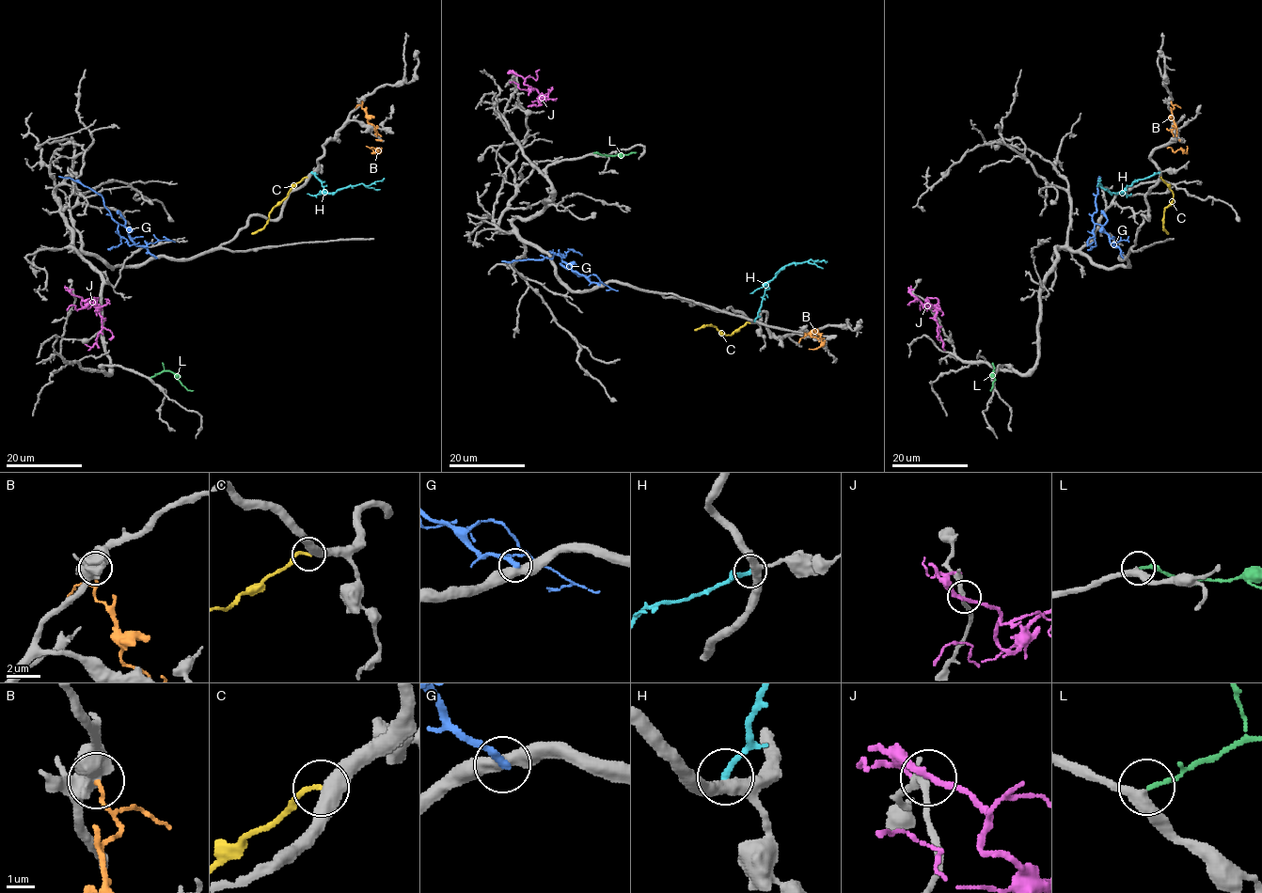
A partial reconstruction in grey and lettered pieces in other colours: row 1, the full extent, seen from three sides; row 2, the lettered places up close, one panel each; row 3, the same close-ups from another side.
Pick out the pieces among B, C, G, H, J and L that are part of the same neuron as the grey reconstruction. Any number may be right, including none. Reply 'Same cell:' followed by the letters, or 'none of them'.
Same cell: L

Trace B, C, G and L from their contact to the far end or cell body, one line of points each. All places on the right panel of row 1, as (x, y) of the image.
B: (1170, 101), (1173, 107), (1171, 117), (1184, 153), (1187, 147)
C: (1160, 177), (1173, 195), (1173, 200), (1164, 209), (1163, 227), (1168, 233)
G: (1123, 258), (1102, 226), (1096, 224), (1092, 217), (1096, 211), (1099, 176)
L: (991, 377), (994, 371), (995, 380), (990, 390)

